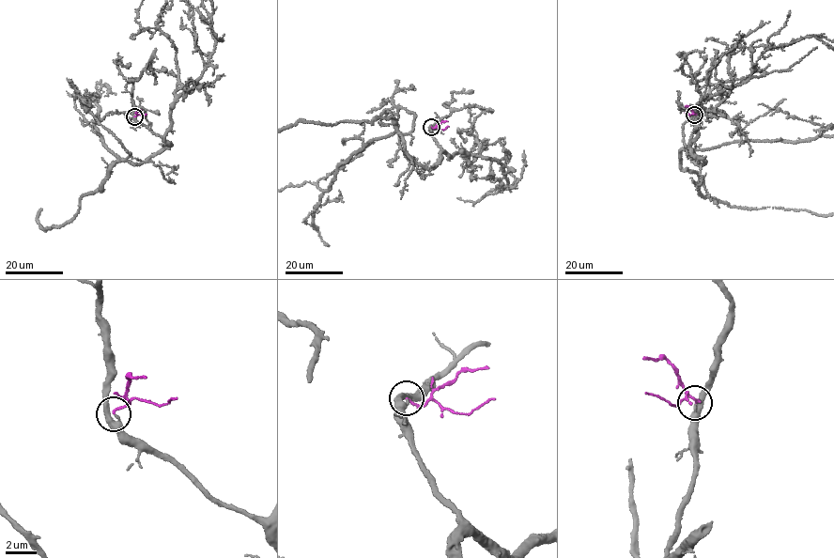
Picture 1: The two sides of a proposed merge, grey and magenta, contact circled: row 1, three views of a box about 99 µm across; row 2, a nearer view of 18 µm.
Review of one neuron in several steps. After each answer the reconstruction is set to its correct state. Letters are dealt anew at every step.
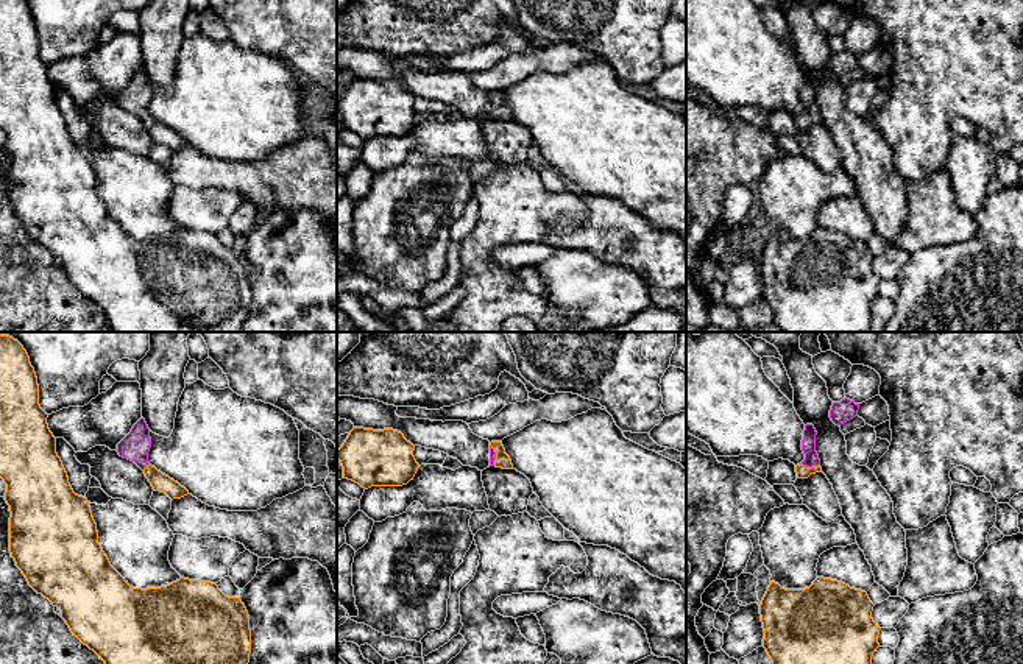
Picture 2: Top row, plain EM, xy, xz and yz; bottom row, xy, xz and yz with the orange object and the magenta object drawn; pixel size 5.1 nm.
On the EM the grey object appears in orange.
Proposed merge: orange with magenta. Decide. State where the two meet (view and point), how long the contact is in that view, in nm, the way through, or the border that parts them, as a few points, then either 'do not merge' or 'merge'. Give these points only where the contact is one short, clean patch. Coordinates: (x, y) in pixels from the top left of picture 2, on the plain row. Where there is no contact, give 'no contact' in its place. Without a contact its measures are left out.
contact yz (810, 119); length 100 nm; way yz (802, 122), (810, 119), (808, 94); merge

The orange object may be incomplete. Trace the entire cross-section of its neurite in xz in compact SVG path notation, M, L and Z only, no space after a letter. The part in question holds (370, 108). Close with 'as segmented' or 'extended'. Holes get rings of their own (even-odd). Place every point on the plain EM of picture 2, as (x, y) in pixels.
M354 78L337 100L337 109L343 117L343 128L365 140L402 137L413 131L419 118L413 101L415 97L398 81Z; as segmented

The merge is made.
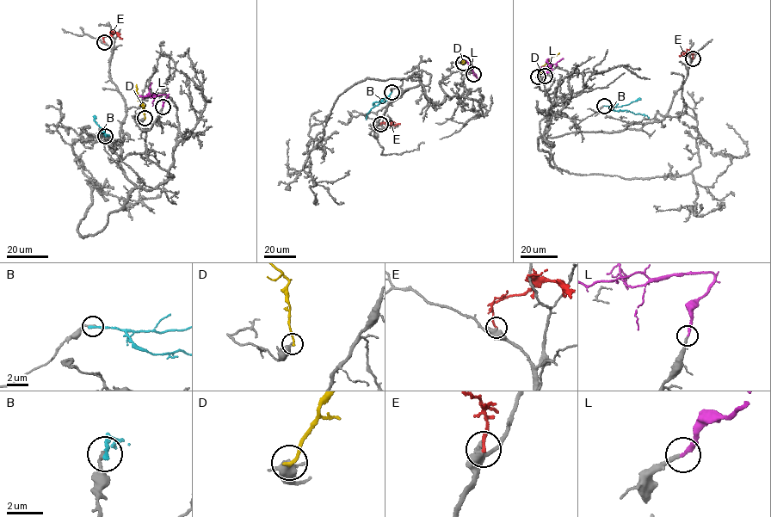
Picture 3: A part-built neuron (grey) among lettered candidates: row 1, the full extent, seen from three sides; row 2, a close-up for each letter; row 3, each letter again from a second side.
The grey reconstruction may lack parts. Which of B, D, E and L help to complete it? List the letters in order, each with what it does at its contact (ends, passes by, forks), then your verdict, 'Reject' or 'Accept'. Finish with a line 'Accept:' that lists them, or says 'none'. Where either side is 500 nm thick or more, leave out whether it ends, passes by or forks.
B: It ends there. Reject
D: It ends there. Reject
E: Reject
L: It ends there. Accept
Accept: L

